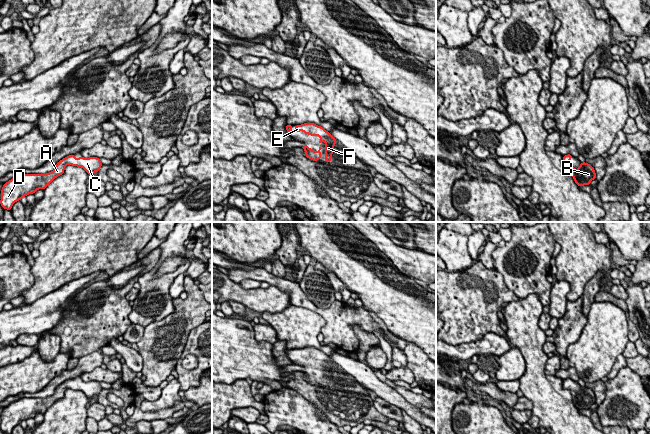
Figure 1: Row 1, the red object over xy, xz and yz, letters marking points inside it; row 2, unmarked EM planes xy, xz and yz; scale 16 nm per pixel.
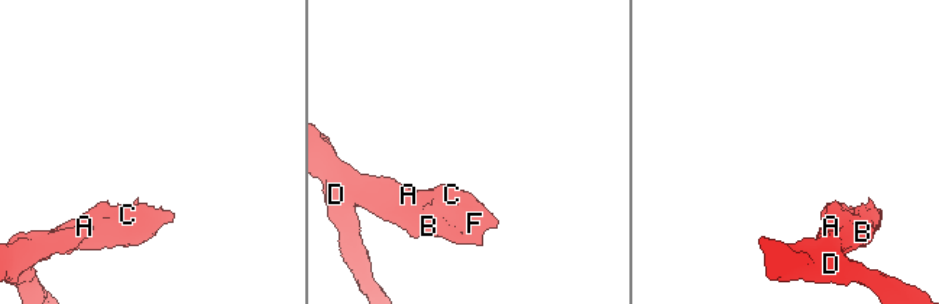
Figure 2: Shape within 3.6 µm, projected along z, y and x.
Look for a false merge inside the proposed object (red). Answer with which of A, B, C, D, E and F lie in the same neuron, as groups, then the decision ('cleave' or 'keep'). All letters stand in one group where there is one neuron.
A B C D E F | keep

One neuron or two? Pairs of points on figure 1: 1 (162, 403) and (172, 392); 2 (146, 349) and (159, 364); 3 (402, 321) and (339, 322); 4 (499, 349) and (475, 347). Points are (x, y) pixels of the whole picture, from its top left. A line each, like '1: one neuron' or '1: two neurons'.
1: one neuron
2: one neuron
3: two neurons
4: one neuron

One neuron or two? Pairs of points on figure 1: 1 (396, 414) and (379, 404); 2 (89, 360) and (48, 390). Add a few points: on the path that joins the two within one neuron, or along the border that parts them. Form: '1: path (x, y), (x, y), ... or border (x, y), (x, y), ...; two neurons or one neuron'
1: path (392, 412), (383, 407); one neuron
2: path (79, 368), (58, 380); one neuron

